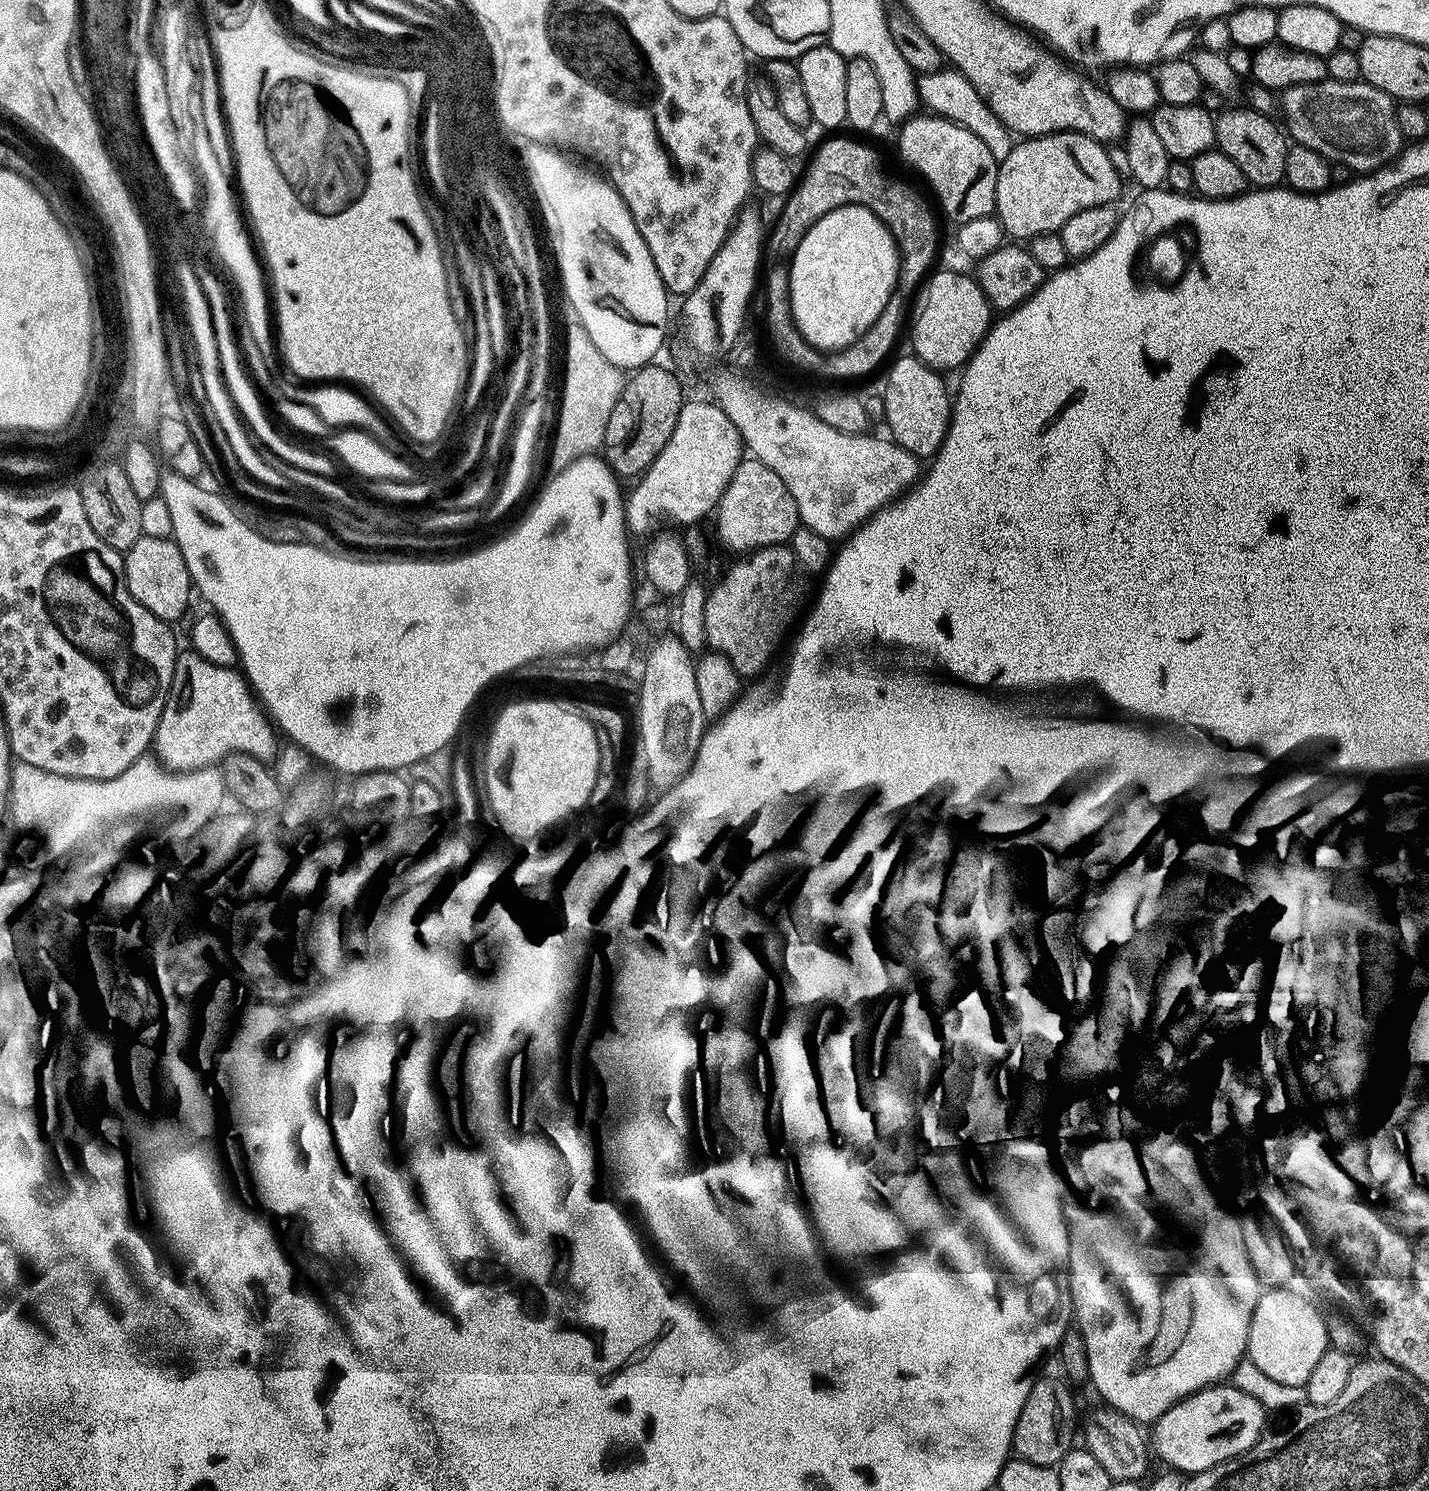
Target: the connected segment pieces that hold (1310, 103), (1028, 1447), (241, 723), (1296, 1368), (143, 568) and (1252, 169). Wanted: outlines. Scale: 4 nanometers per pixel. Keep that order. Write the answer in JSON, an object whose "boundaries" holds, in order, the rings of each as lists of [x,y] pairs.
{"boundaries":[[[[1327,79],[1313,84],[1290,86],[1279,93],[1278,108],[1282,114],[1284,111],[1283,127],[1295,143],[1310,146],[1310,150],[1318,150],[1318,154],[1322,154],[1328,161],[1342,163],[1356,174],[1374,172],[1391,163],[1406,144],[1396,121],[1396,104],[1392,97],[1360,80],[1338,82]]],[[[1033,1379],[1030,1394],[1026,1394],[1026,1406],[1022,1406],[1022,1414],[1018,1414],[1018,1422],[1014,1426],[1011,1451],[1026,1462],[1041,1464],[1047,1468],[1059,1465],[1060,1460],[1074,1446],[1072,1435],[1077,1435],[1076,1404],[1072,1401],[1073,1389],[1063,1379]]],[[[191,650],[177,655],[168,701],[154,741],[154,755],[165,768],[192,772],[196,768],[219,765],[231,752],[244,752],[268,762],[277,753],[276,736],[277,729],[235,667],[223,668],[206,662],[206,658]]],[[[1291,1287],[1270,1288],[1260,1293],[1260,1300],[1256,1303],[1254,1314],[1250,1318],[1250,1334],[1248,1335],[1247,1359],[1266,1378],[1274,1382],[1282,1382],[1286,1386],[1301,1387],[1308,1383],[1310,1374],[1314,1371],[1314,1366],[1318,1366],[1318,1360],[1322,1358],[1324,1352],[1328,1351],[1330,1341],[1328,1339],[1328,1320],[1320,1317],[1320,1312],[1304,1296],[1292,1292]]],[[[140,536],[134,546],[123,553],[124,577],[130,594],[150,614],[159,620],[173,622],[180,620],[188,612],[188,603],[194,600],[194,585],[190,578],[190,570],[186,566],[186,558],[182,558],[182,550],[171,538],[150,538]]],[[[1241,106],[1241,108],[1226,109],[1221,116],[1215,117],[1215,122],[1215,147],[1238,165],[1238,170],[1246,174],[1249,185],[1256,188],[1274,188],[1285,183],[1284,171],[1290,140],[1285,129],[1278,126],[1273,117],[1264,116],[1250,107]]]]}

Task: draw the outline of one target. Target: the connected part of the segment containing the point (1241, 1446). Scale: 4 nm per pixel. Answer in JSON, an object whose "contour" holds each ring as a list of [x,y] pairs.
{"contour":[[[1231,1384],[1212,1385],[1180,1400],[1159,1419],[1153,1421],[1152,1434],[1150,1432],[1152,1448],[1155,1455],[1158,1454],[1159,1458],[1167,1463],[1167,1467],[1179,1473],[1207,1472],[1214,1465],[1223,1464],[1251,1449],[1265,1431],[1264,1416],[1266,1416],[1266,1410],[1257,1399],[1251,1398]]]}

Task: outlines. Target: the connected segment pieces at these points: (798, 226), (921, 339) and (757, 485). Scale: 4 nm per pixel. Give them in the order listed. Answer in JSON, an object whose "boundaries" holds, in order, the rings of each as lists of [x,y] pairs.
{"boundaries":[[[[830,138],[825,139],[819,145],[816,153],[811,153],[812,161],[808,164],[804,176],[799,177],[798,183],[791,191],[791,196],[800,196],[798,200],[798,208],[796,208],[796,218],[792,220],[792,226],[788,226],[790,230],[782,232],[780,238],[770,238],[770,248],[776,252],[785,252],[791,254],[802,242],[802,238],[806,234],[806,230],[810,230],[810,226],[814,226],[814,222],[818,222],[818,218],[822,218],[826,214],[830,214],[830,210],[841,208],[847,204],[861,204],[871,210],[871,212],[881,220],[890,230],[890,234],[896,239],[896,247],[900,250],[900,278],[898,281],[898,292],[902,297],[908,298],[912,291],[919,289],[925,283],[926,277],[933,271],[932,263],[936,260],[936,251],[940,248],[940,232],[936,229],[936,216],[932,213],[930,205],[924,201],[924,196],[912,184],[907,184],[904,178],[896,175],[894,179],[888,180],[888,173],[884,178],[878,176],[876,172],[872,172],[866,164],[874,164],[870,149],[873,147],[871,143],[865,142],[861,148],[830,148]]],[[[933,271],[923,285],[924,305],[912,324],[911,351],[937,370],[963,369],[994,323],[994,309],[978,280],[960,272]]],[[[755,458],[741,460],[738,470],[734,470],[734,478],[730,478],[716,506],[715,520],[716,536],[721,546],[735,554],[747,554],[774,544],[788,544],[796,529],[801,527],[798,506],[794,506],[786,482],[782,482],[770,466]]]]}

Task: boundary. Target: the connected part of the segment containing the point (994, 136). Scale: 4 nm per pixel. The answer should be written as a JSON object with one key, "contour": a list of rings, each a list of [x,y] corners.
{"contour":[[[951,66],[941,67],[935,72],[925,72],[916,81],[919,103],[927,109],[931,115],[938,116],[942,120],[952,120],[958,126],[970,130],[970,134],[982,138],[986,142],[990,154],[994,154],[997,162],[1002,161],[1012,150],[1014,143],[1013,133],[1004,125],[1001,120],[990,110],[990,106],[974,90],[972,83],[966,79],[961,72]]]}

